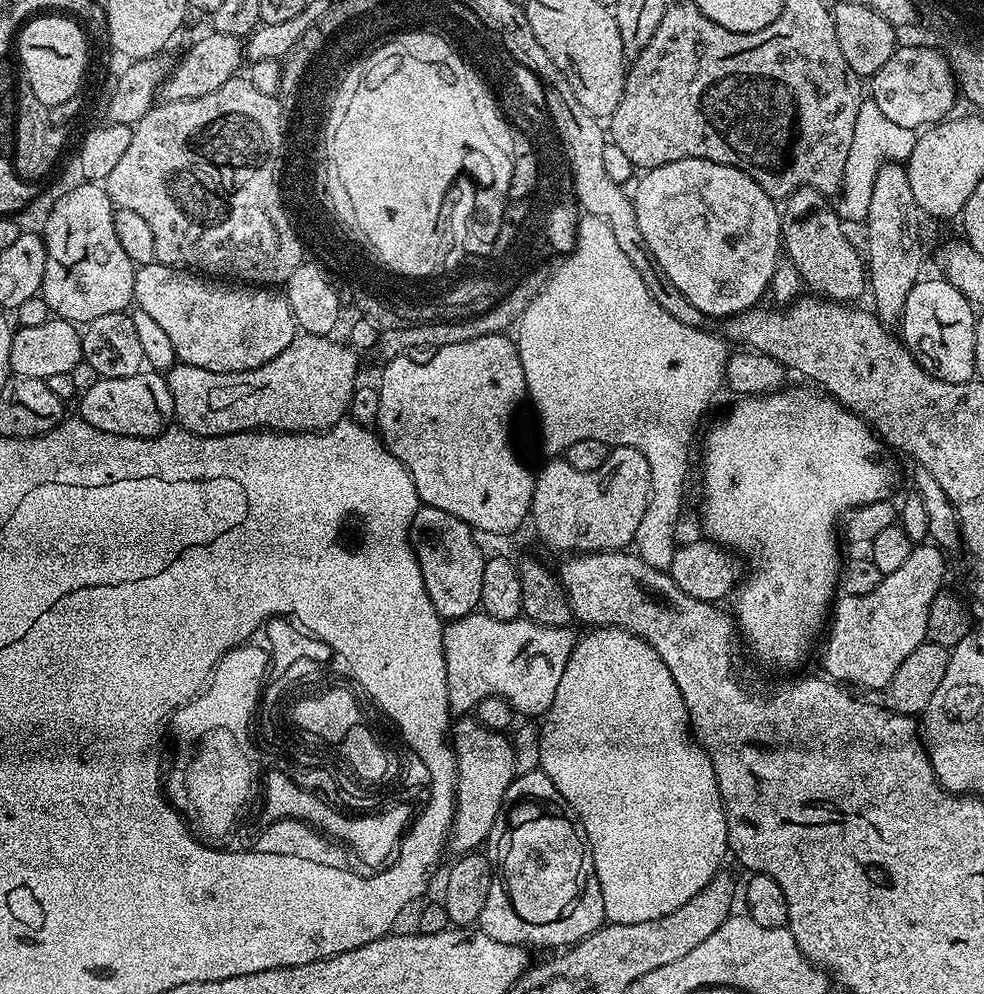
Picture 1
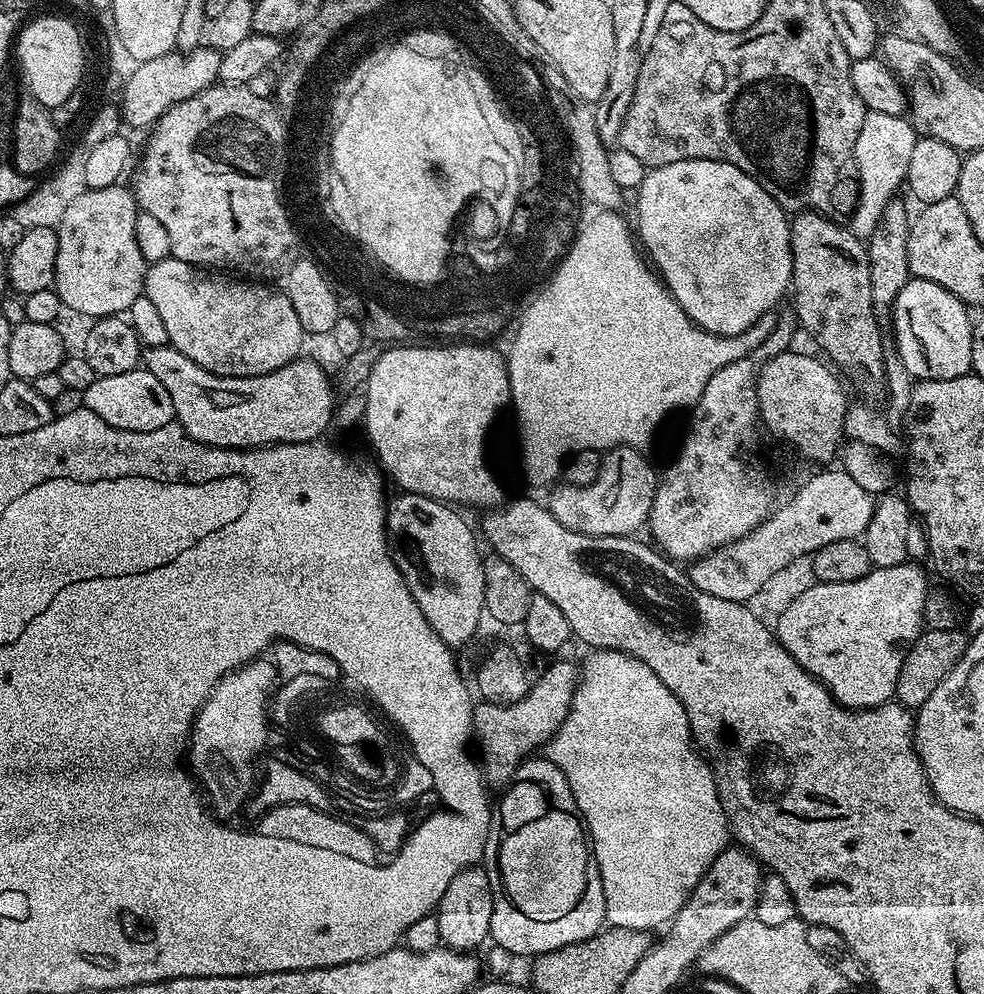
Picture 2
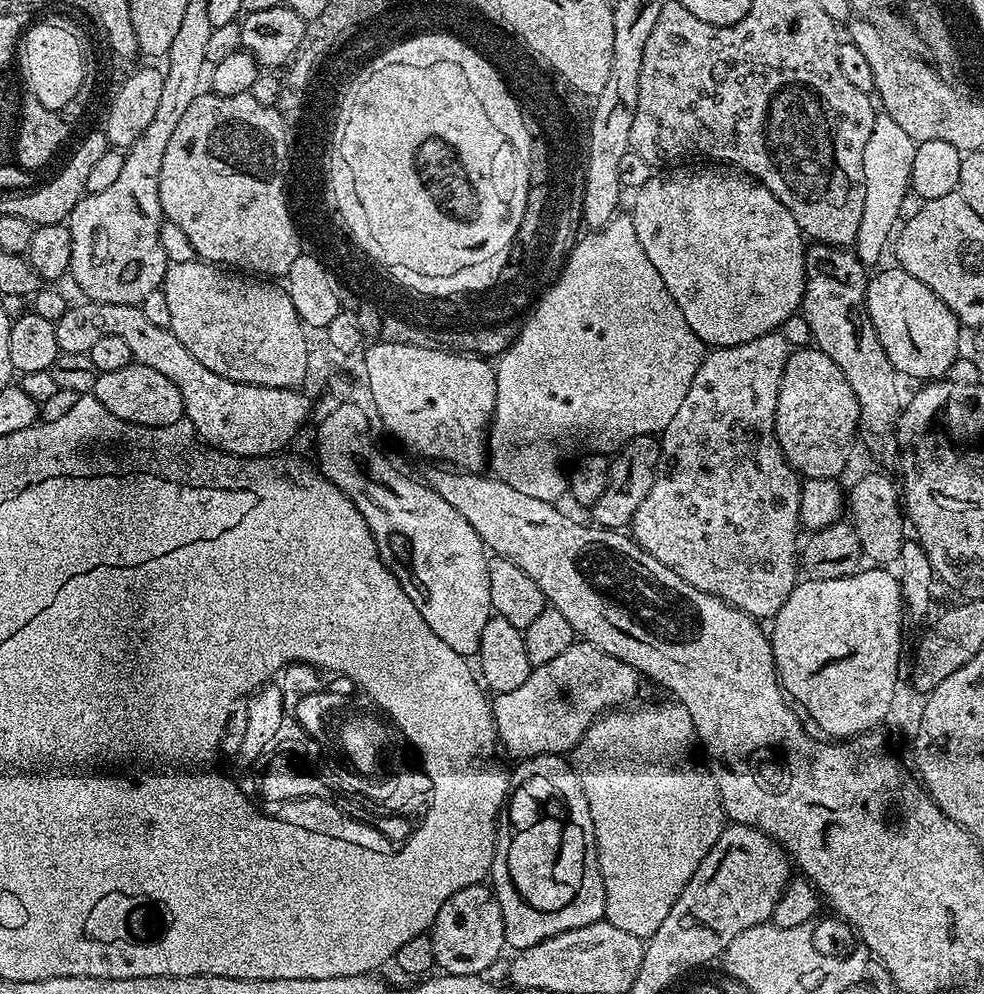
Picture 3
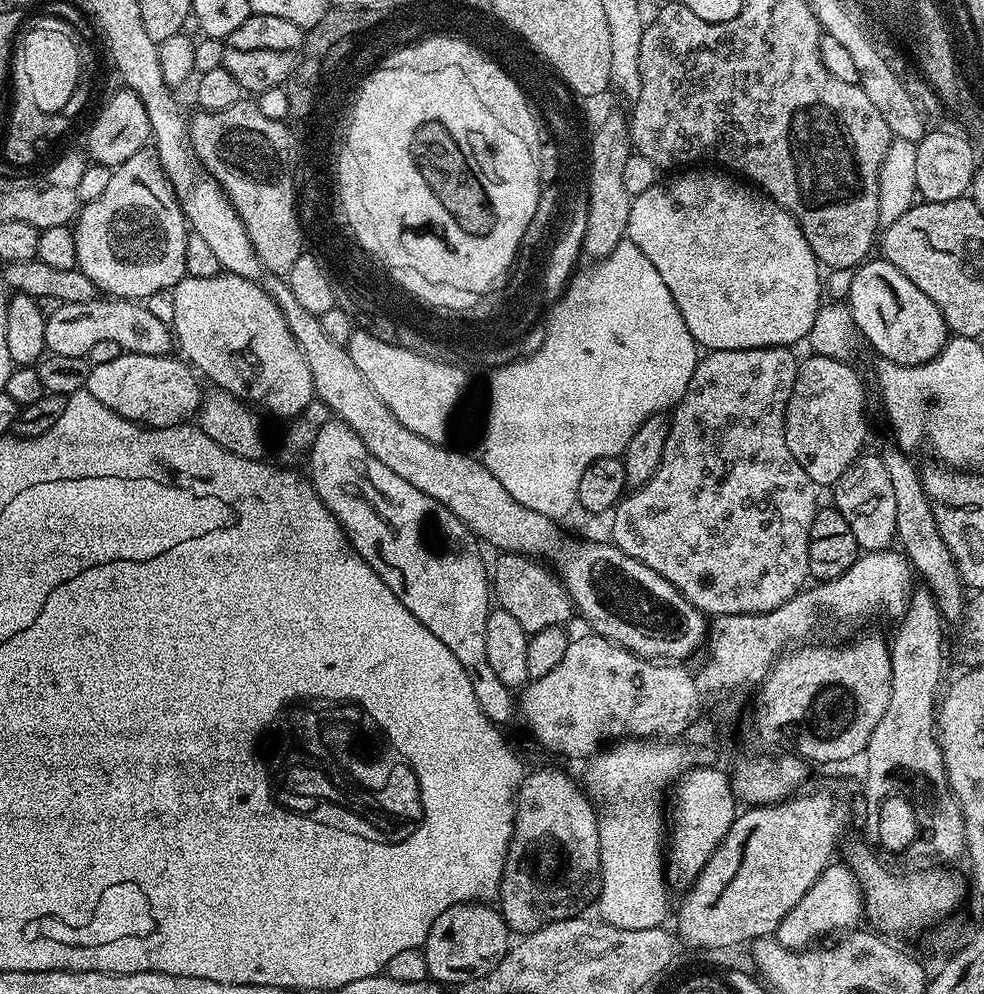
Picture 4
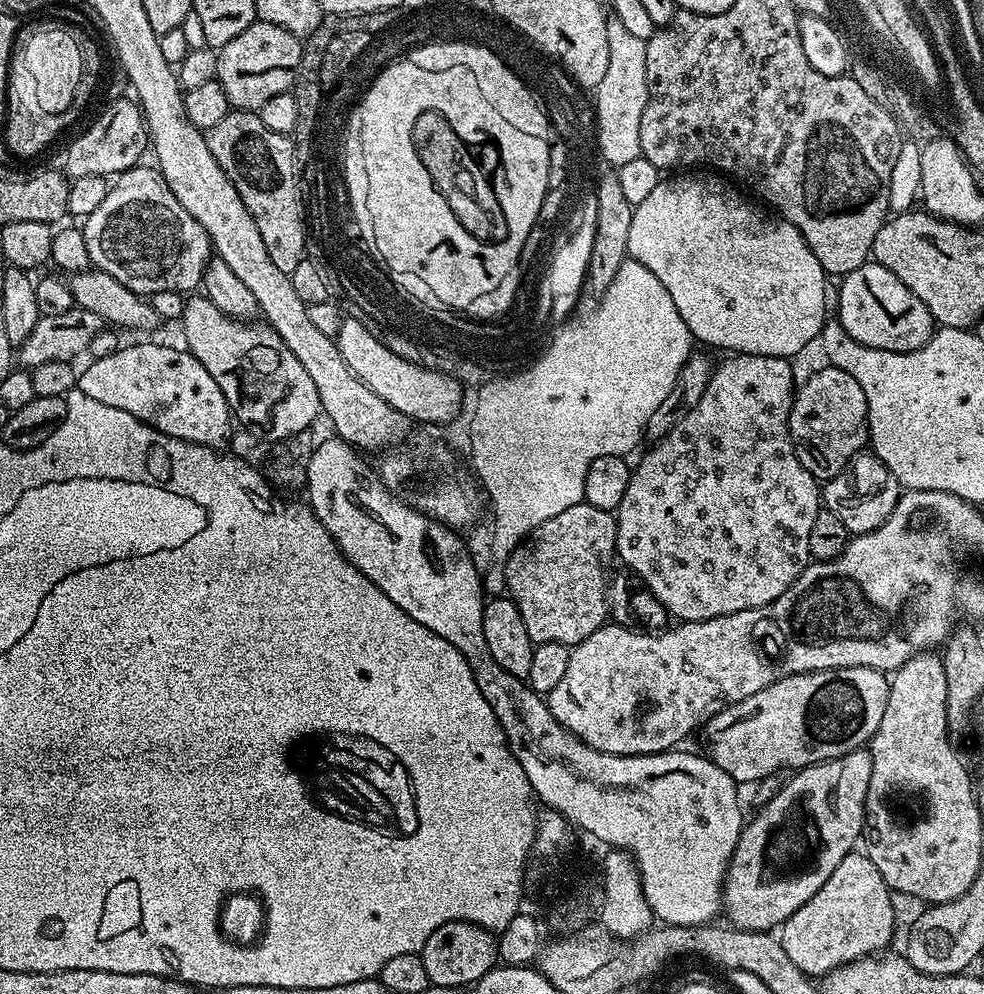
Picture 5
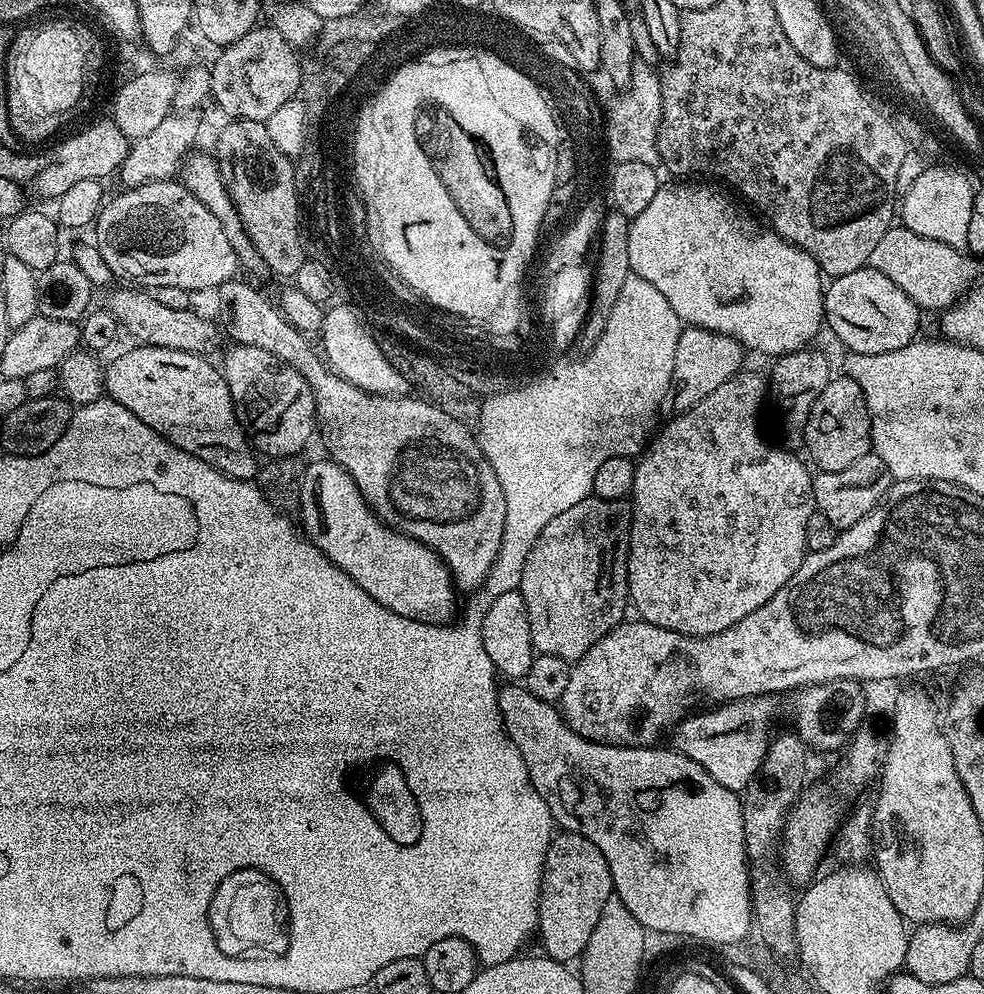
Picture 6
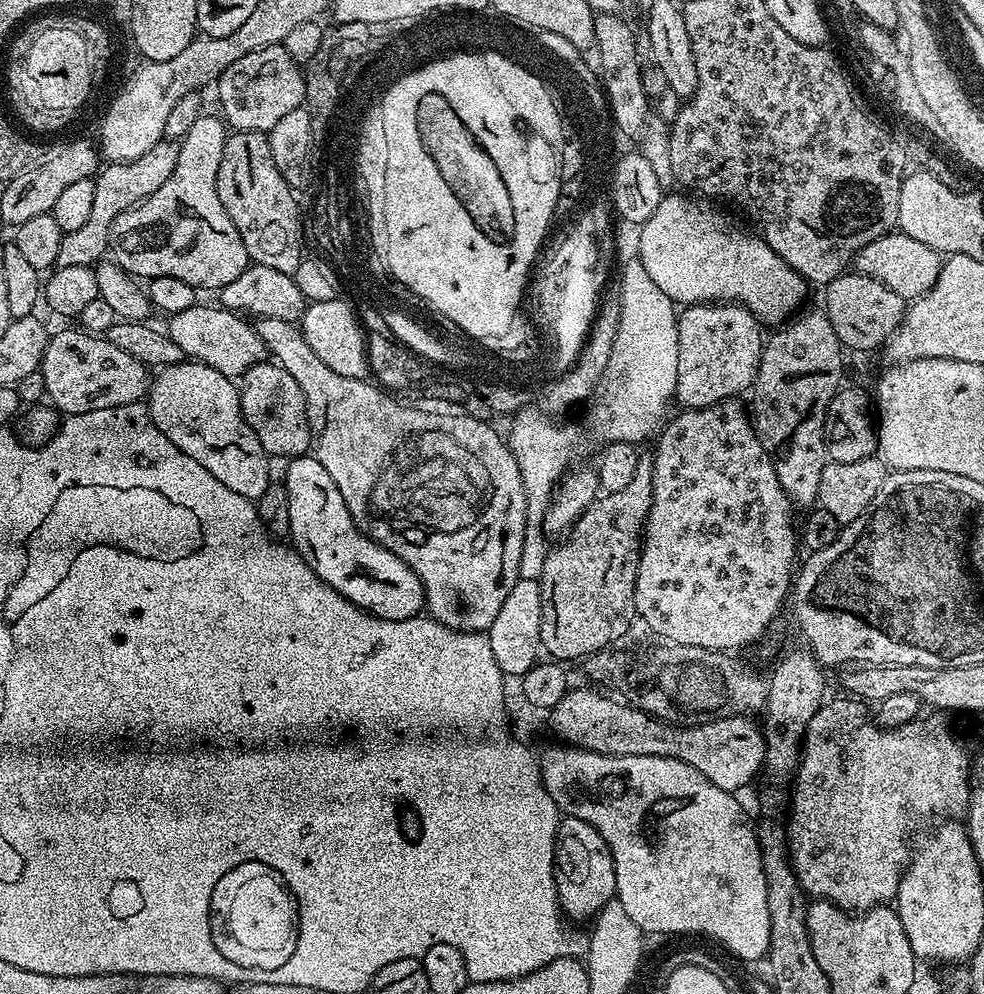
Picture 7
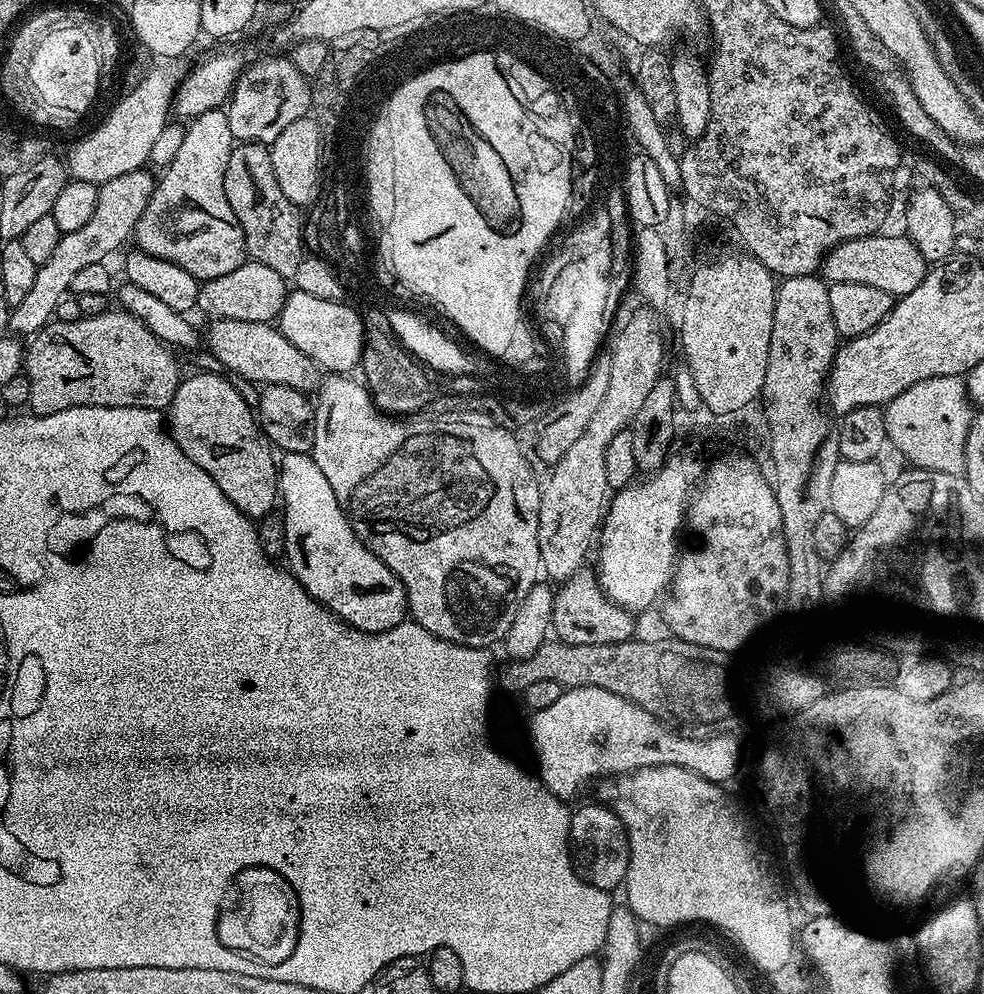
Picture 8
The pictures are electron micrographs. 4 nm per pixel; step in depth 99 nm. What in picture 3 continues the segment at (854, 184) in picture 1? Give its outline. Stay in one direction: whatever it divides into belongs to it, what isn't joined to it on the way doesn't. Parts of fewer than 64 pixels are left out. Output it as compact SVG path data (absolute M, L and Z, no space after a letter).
M882 112L876 116L874 129L870 132L870 139L866 142L866 151L863 155L866 199L854 245L856 256L867 268L875 267L873 265L881 258L887 242L889 245L891 236L901 219L900 212L904 198L906 194L909 195L911 189L916 146L916 141L912 140L906 130L899 126L898 122L894 122L889 115Z

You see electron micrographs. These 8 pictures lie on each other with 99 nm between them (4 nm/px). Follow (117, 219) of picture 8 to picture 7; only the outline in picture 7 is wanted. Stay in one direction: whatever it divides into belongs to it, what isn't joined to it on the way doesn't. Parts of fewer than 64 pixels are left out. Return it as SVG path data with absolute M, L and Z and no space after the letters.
M167 138L158 141L146 154L138 154L133 160L118 160L107 163L94 178L93 209L89 220L79 230L65 233L61 249L56 259L60 266L92 266L105 257L109 249L109 234L113 228L114 219L127 208L133 208L140 201L145 200L154 190L160 189L170 179L170 174L178 166L179 143Z

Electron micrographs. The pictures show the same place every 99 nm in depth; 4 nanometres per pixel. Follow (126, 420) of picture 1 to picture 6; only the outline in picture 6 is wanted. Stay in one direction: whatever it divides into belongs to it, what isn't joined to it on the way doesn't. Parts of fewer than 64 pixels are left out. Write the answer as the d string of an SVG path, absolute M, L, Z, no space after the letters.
M148 344L137 346L103 369L104 391L114 402L126 406L130 414L142 418L150 430L166 437L174 446L186 450L186 454L202 458L202 462L235 480L252 480L258 472L257 453L250 447L248 433L236 417L236 407L232 404L223 371L217 365L215 368L208 360L203 355L180 349L164 349L162 346Z

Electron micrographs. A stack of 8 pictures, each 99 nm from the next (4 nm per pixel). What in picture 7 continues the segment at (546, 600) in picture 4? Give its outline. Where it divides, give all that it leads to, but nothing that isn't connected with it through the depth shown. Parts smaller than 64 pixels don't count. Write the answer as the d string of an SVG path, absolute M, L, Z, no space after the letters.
M641 455L638 462L638 470L634 474L634 479L623 488L623 490L614 490L605 492L599 498L595 499L584 513L573 522L571 528L561 539L561 544L556 544L547 549L544 565L542 566L539 582L540 594L542 596L542 630L540 631L540 647L545 653L548 652L553 661L569 662L568 660L583 661L585 658L592 656L596 652L605 651L609 647L611 640L620 640L628 632L632 620L637 619L636 607L634 606L634 582L636 581L636 562L640 550L640 542L644 530L644 522L648 518L648 511L652 505L652 458L651 455Z

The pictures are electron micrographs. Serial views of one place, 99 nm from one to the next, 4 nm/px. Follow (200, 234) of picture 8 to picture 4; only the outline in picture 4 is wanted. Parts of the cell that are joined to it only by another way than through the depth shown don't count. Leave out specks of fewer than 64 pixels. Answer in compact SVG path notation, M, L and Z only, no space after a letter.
M146 146L141 152L126 158L126 162L122 162L117 168L112 169L112 177L109 184L106 185L104 193L98 198L87 201L81 207L74 221L74 231L76 233L76 249L78 250L76 267L79 268L82 274L86 274L86 278L90 278L90 282L94 282L96 289L109 297L117 300L144 302L147 301L150 294L158 294L158 290L173 288L186 275L186 242L190 235L190 225L184 218L184 211L180 209L180 202L176 199L175 192L172 191L172 185L164 176L160 159L156 157L156 153L151 147Z

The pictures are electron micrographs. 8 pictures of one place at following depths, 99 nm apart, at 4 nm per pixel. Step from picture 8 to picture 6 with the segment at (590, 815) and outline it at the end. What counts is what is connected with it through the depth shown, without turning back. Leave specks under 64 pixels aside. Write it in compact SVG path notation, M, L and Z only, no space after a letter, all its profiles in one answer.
M557 831L546 850L538 906L538 940L540 936L543 955L561 962L579 961L598 918L602 918L606 898L613 895L610 866L606 866L602 850L582 834Z

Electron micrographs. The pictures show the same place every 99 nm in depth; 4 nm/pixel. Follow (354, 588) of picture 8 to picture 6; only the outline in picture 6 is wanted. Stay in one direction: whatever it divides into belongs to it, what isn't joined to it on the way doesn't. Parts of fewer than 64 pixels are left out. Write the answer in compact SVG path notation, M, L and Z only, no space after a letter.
M323 458L310 463L304 469L304 476L300 480L300 512L299 523L302 531L309 540L315 544L334 566L341 568L370 598L374 598L386 610L390 610L399 616L414 618L418 622L427 624L446 624L453 618L456 612L456 596L458 589L453 581L452 573L448 571L439 554L432 551L422 542L412 540L402 532L389 528L362 498L356 483L352 481L347 471L341 468L335 460Z

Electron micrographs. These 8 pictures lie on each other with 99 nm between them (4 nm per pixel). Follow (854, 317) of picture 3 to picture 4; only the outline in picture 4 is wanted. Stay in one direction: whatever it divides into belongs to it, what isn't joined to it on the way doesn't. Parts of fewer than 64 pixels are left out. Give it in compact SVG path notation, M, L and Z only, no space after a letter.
M889 446L885 452L879 453L879 457L886 466L886 474L890 474L890 482L894 485L894 506L898 506L896 540L899 547L907 556L908 563L913 569L919 575L920 572L924 575L923 583L931 588L933 596L936 597L936 604L940 607L940 614L945 621L959 621L966 607L965 589L962 587L954 558L946 542L942 542L942 534L938 534L938 526L932 513L932 506L928 502L921 473L918 468L916 472L911 462L912 458L903 448Z

